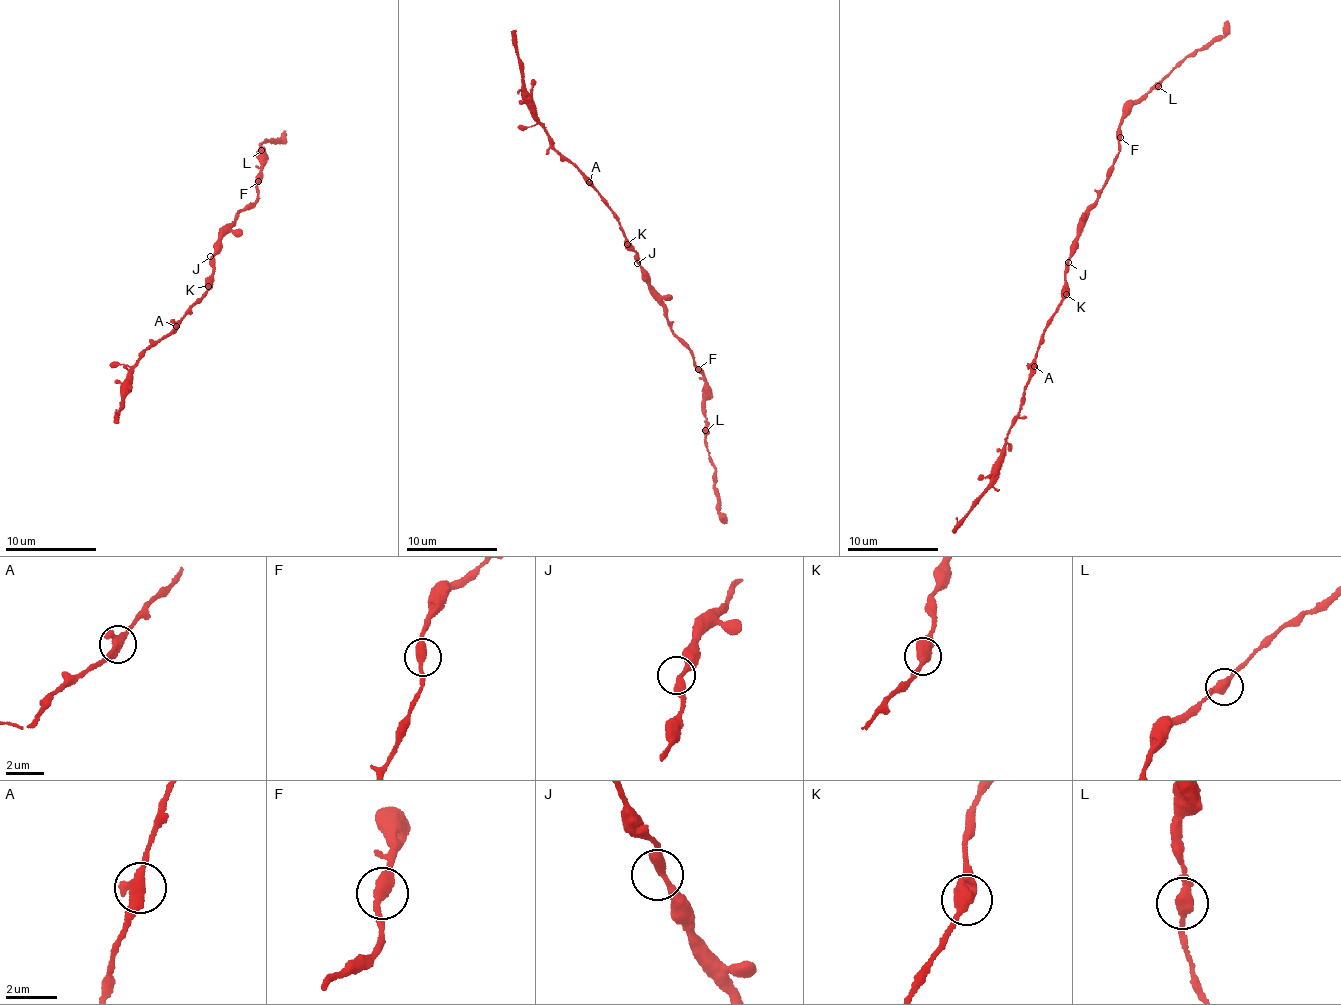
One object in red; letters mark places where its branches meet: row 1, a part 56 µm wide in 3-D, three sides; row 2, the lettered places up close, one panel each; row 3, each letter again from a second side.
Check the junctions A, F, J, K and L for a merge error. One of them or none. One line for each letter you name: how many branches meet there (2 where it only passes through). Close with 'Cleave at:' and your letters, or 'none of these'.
Cleave at: none of these

